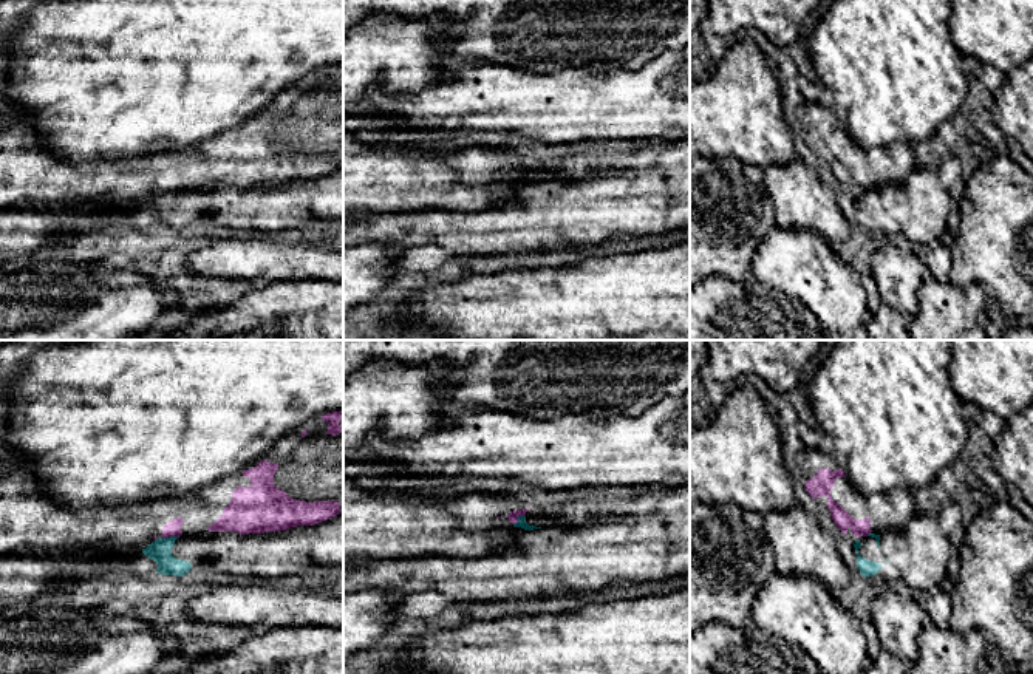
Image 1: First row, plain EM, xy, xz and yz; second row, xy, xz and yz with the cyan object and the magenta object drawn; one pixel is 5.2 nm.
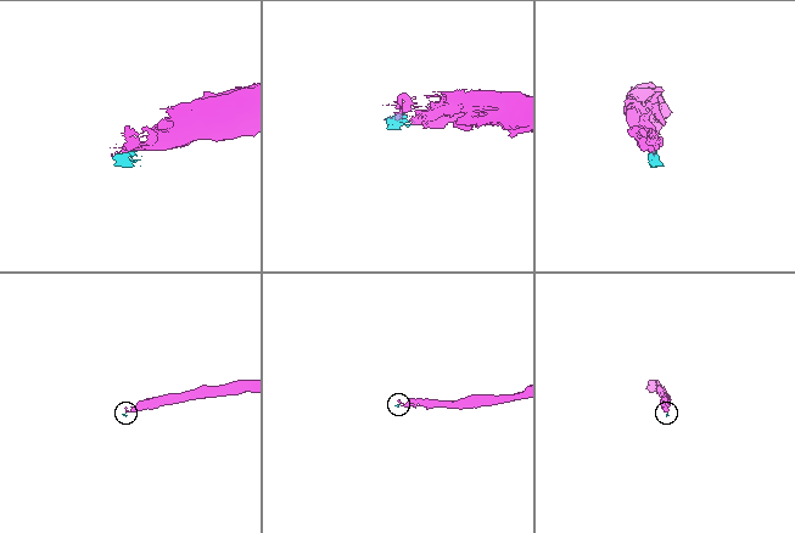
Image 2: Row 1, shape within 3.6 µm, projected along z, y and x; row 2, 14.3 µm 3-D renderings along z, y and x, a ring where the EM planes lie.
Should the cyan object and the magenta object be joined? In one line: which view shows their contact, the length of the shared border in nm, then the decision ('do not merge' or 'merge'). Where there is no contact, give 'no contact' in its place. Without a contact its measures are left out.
xy | 100 nm | do not merge

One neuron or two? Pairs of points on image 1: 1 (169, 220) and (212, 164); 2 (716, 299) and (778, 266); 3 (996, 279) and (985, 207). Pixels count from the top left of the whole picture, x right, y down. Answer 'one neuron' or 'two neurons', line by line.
1: two neurons
2: two neurons
3: one neuron

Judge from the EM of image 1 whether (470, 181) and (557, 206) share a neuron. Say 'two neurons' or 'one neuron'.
two neurons

